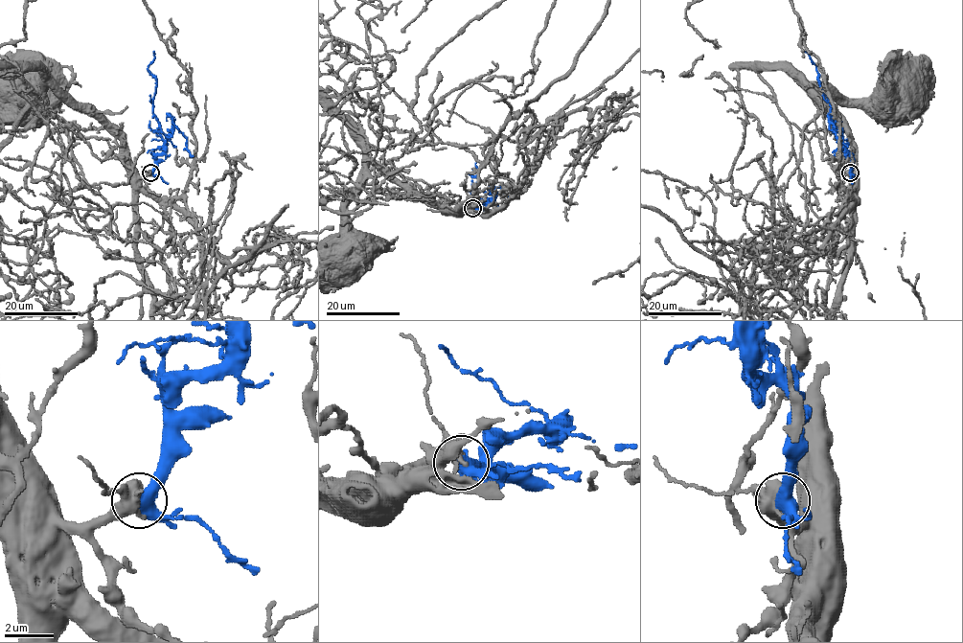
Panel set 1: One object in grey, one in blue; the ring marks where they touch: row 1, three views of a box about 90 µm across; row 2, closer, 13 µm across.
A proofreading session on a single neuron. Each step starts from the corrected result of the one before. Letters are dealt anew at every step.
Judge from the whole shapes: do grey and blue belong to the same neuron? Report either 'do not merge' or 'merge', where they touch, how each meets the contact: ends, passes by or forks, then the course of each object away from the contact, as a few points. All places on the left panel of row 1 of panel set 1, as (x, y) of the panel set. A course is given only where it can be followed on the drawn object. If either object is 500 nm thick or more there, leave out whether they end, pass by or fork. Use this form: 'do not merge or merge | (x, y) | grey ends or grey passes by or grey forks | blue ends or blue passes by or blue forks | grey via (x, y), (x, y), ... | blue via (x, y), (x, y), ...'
merge | (150, 172) | grey via (150, 172), (139, 176), (128, 149), (103, 126), (68, 126), (38, 101), (22, 99), (11, 84), (12, 90) | blue via (150, 172), (171, 132), (168, 114), (173, 129), (168, 137), (153, 113), (156, 84), (148, 65), (154, 51)

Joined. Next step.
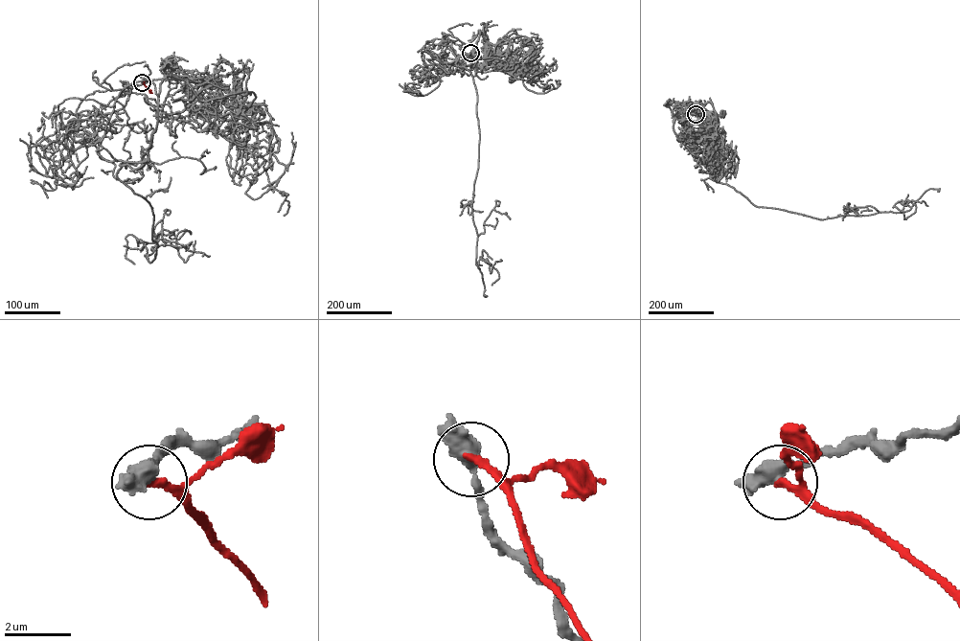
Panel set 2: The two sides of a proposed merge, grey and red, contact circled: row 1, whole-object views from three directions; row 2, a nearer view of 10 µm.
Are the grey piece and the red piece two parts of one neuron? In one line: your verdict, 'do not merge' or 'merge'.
do not merge

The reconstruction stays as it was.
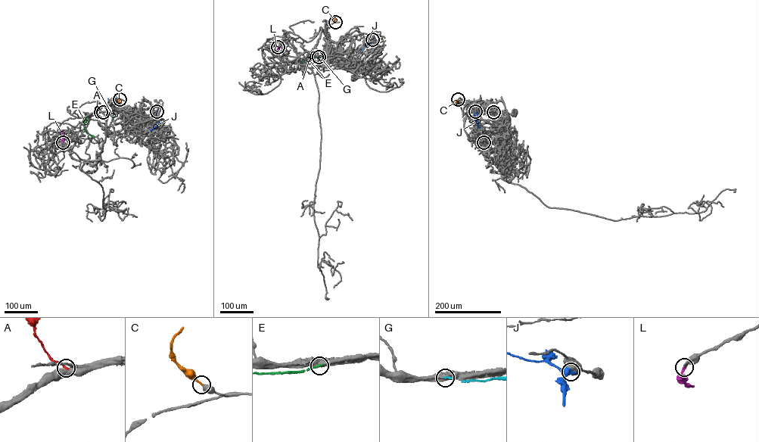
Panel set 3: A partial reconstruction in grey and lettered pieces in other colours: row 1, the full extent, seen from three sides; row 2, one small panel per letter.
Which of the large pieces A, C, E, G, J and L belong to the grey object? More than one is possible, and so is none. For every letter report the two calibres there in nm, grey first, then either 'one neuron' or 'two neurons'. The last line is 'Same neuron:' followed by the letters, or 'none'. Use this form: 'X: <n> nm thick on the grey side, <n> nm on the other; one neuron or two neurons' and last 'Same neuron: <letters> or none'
A: 550 nm thick on the grey side, 240 nm on the other; two neurons
C: 480 nm thick on the grey side, 240 nm on the other; one neuron
E: 750 nm thick on the grey side, 280 nm on the other; two neurons
G: 400 nm thick on the grey side, 240 nm on the other; two neurons
J: 700 nm thick on the grey side, 480 nm on the other; two neurons
L: 280 nm thick on the grey side, 240 nm on the other; one neuron
Same neuron: C, L

